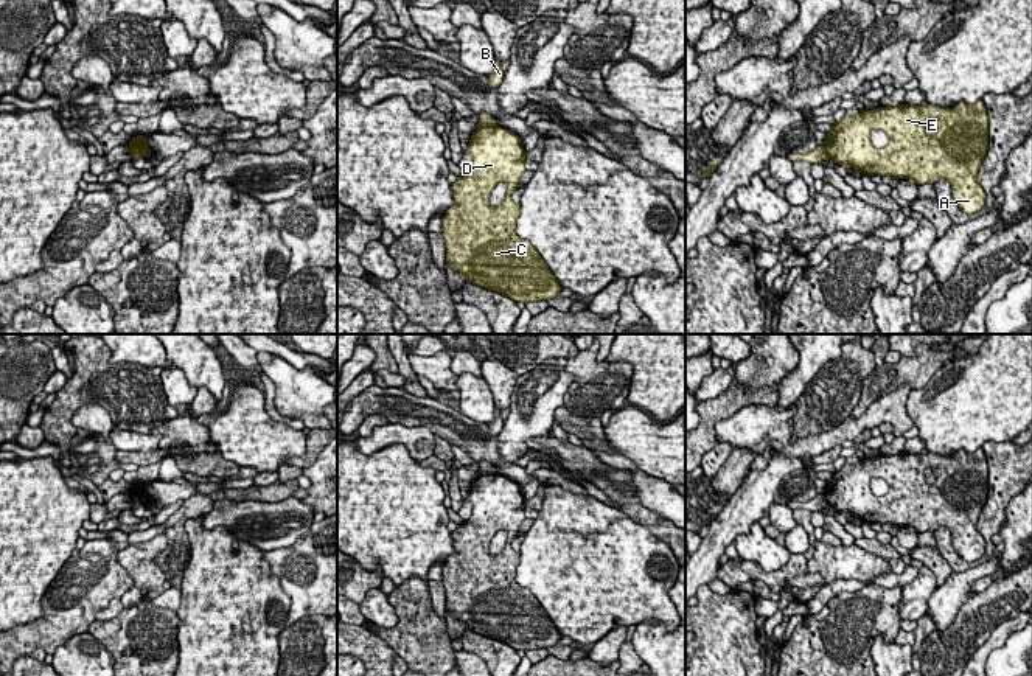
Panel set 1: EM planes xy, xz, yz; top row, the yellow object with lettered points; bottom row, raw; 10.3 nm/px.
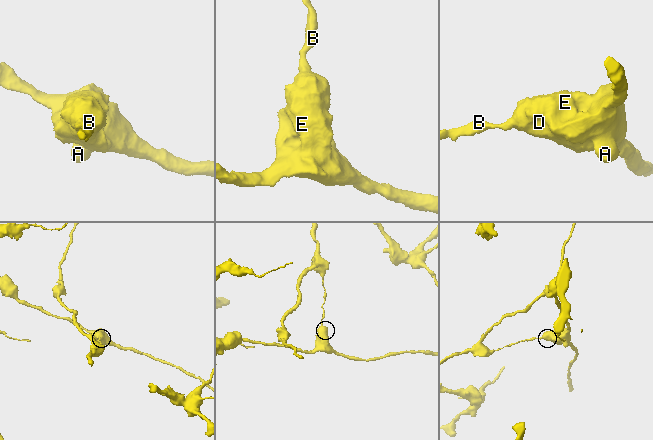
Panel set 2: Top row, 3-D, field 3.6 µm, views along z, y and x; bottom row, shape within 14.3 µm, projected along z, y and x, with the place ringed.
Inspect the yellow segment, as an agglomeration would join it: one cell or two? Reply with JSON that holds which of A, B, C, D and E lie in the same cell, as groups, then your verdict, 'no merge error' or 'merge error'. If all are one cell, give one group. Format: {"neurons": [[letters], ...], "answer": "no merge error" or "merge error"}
{"neurons": [["A", "C", "D", "E"], ["B"]], "answer": "merge error"}

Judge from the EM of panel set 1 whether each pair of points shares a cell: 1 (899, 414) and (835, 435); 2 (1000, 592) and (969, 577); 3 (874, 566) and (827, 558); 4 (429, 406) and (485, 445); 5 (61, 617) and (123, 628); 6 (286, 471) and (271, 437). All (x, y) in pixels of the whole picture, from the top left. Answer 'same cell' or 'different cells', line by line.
1: same cell
2: different cells
3: same cell
4: same cell
5: different cells
6: different cells

